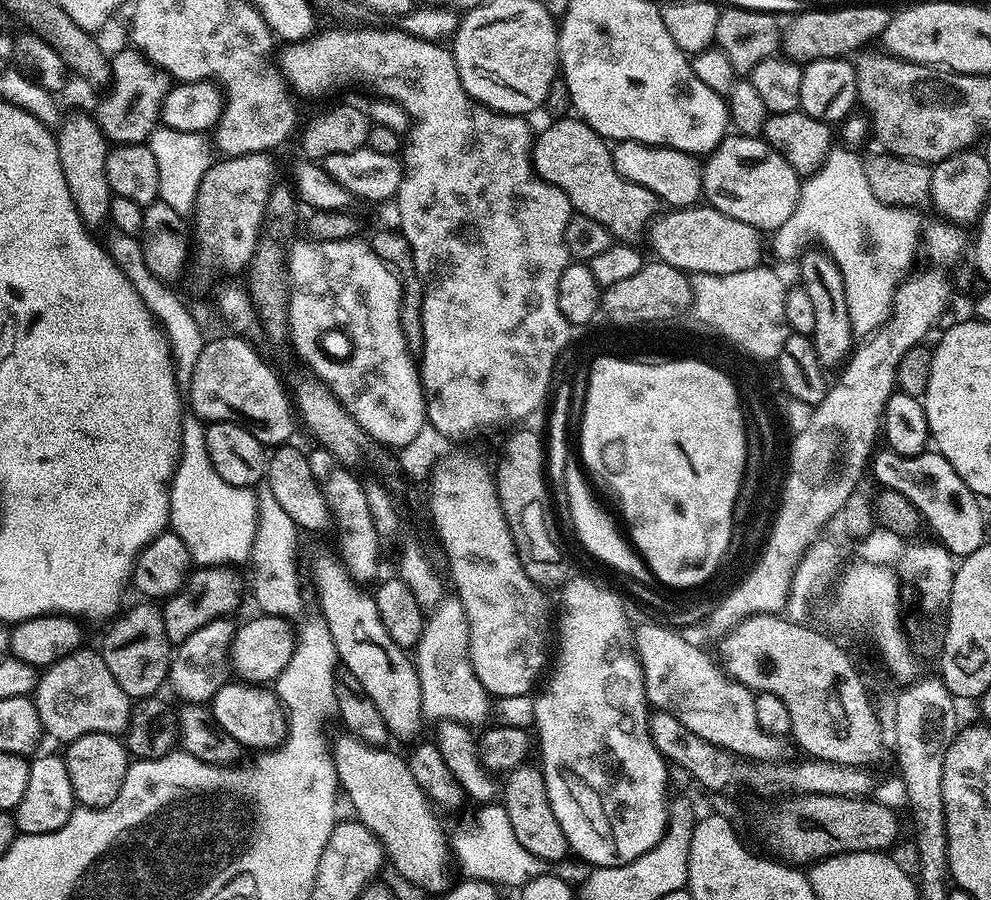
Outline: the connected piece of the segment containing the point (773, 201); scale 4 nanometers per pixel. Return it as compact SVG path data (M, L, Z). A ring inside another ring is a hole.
M739 134L725 135L724 141L703 161L702 171L703 199L722 214L738 218L738 222L746 222L760 229L761 233L775 233L782 222L794 214L801 177L796 175L790 162L769 148L763 139Z

